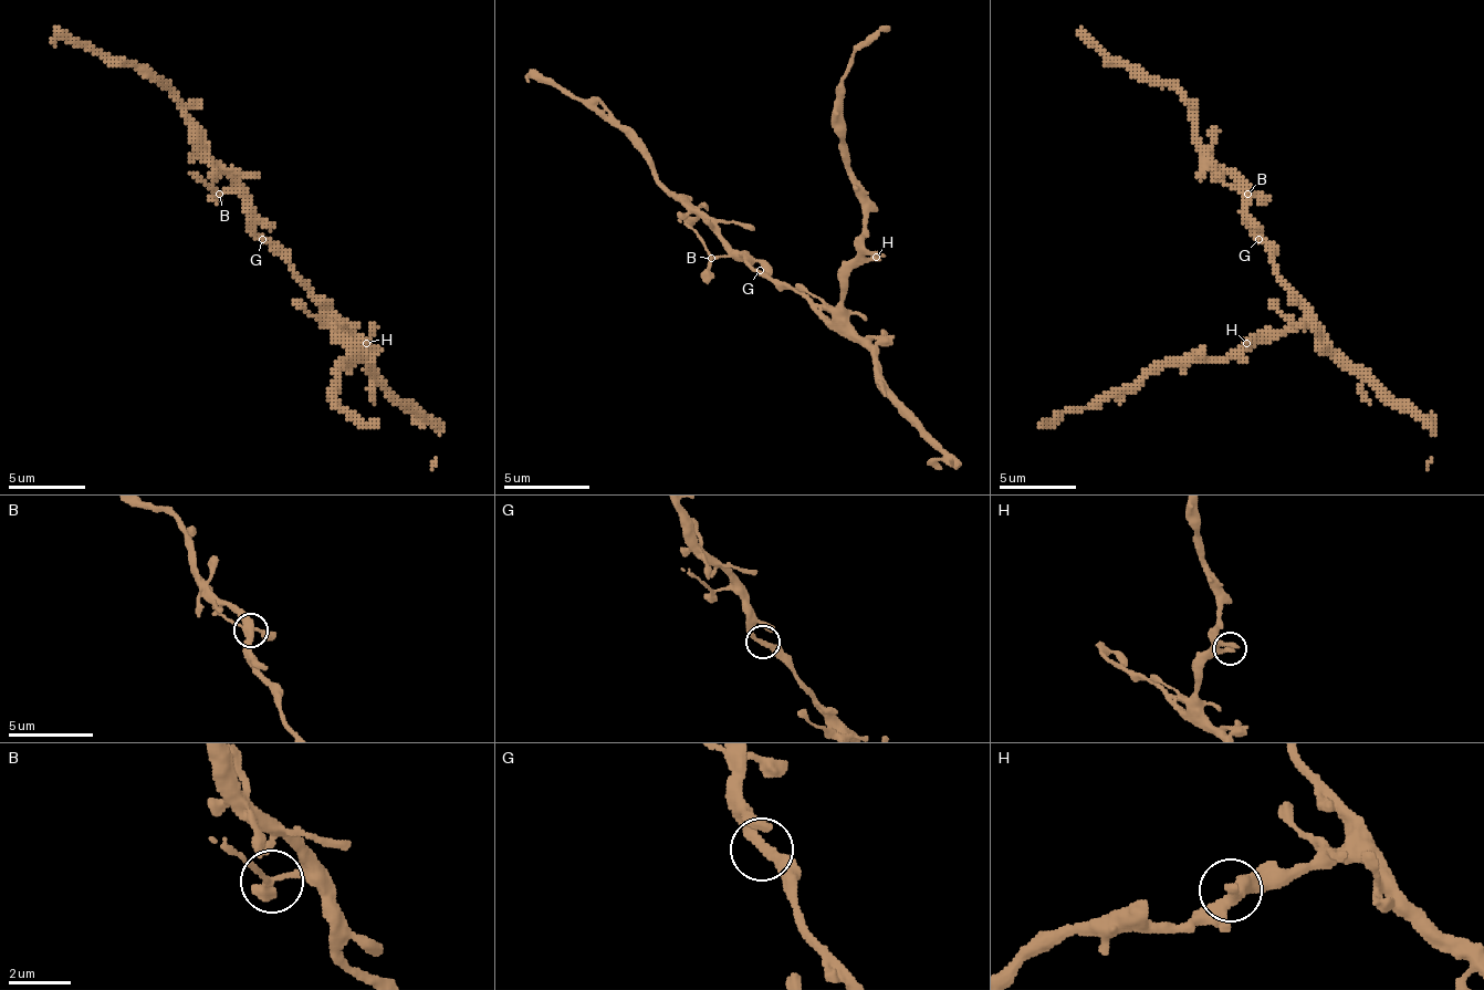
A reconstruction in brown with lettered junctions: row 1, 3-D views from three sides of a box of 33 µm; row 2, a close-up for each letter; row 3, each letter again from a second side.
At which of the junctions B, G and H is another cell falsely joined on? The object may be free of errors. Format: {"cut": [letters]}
{"cut": ["B"]}

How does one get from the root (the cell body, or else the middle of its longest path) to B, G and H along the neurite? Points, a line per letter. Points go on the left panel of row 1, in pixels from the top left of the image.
B: (282, 258), (254, 231), (254, 219), (248, 211), (248, 204), (236, 193), (220, 193)
G: (282, 258), (262, 239)
H: (282, 258), (309, 296), (332, 320), (336, 331), (347, 343), (366, 343)

